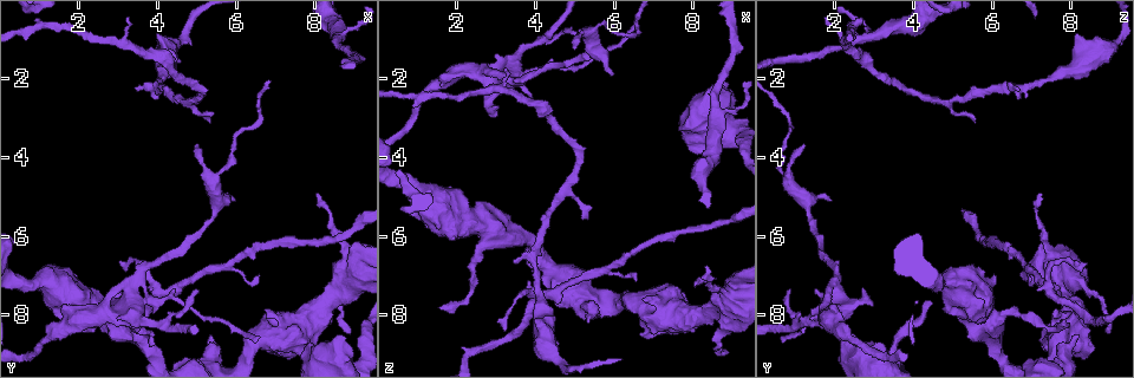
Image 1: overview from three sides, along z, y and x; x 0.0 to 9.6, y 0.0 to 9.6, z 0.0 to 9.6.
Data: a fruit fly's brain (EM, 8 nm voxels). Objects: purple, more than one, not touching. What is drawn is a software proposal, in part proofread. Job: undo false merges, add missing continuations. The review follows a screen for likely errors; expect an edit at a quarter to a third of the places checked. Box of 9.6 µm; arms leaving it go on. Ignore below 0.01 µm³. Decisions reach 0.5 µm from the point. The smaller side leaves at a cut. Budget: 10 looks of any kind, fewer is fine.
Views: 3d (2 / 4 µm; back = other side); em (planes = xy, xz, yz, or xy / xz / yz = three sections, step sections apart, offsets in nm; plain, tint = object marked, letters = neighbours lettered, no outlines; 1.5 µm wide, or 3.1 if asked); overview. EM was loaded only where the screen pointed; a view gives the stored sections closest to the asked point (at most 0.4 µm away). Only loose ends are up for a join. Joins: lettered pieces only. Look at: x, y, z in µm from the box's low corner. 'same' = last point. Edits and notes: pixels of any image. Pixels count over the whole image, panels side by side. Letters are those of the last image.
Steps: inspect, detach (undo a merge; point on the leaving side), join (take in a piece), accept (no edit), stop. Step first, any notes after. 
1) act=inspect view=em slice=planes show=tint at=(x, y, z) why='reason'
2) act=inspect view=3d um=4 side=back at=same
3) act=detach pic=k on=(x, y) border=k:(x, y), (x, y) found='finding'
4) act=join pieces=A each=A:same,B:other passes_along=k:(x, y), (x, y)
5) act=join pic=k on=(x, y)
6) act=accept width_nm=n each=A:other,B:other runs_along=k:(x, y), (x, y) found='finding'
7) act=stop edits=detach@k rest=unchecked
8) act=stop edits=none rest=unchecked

act=inspect view=em slice=yz step=4 show=letters at=(5.00, 3.75, 1.20) why='free end'

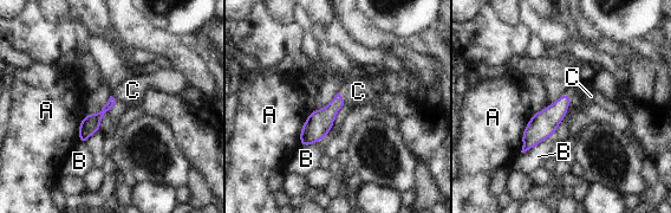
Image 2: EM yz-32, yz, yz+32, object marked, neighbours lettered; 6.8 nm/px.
act=join pieces=C each=A:other,B:other,C:same passes_along=2:(319, 122), (343, 97), (358, 91) found='the cell continues'

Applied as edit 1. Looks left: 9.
act=inspect view=3d um=2 at=(6.80, 7.80, 7.70) why='branch stops here'

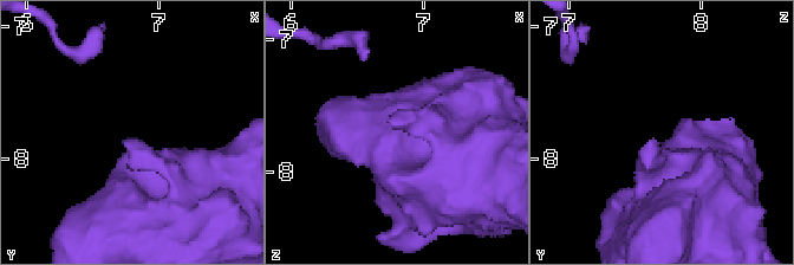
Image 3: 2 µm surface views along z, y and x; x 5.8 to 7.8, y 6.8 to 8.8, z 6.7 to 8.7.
act=inspect view=em slice=xz step=4 show=letters at=(6.80, 7.86, 7.66)

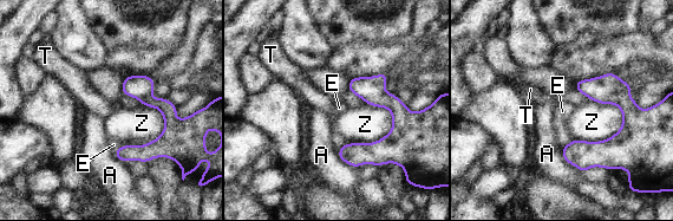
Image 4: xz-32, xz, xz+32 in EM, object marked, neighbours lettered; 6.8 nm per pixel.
act=accept each=A:other,E:other,T:other,Z:other border=4:(621, 109), (611, 136), (573, 138) found='no lettered piece goes on from it'

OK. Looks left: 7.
act=inspect view=3d um=2 at=(8.65, 7.50, 8.65) why='sudden change in width'

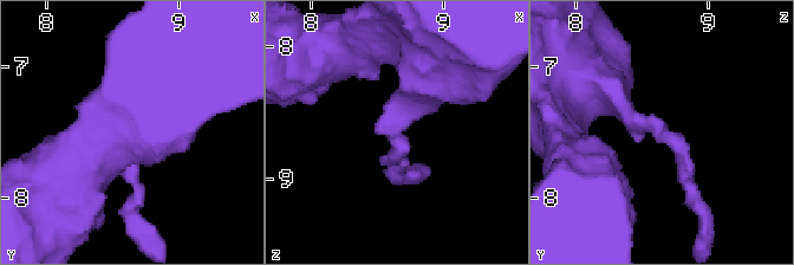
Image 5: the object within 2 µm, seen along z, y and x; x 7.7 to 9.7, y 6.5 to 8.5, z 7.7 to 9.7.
act=inspect view=em slice=planes show=tint at=(8.66, 7.46, 8.60) why='shape alone is not enough'

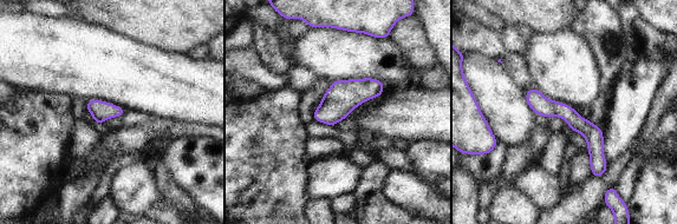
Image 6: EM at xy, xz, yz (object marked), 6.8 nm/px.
act=inspect view=em slice=planes show=letters at=same why='see the neighbours'

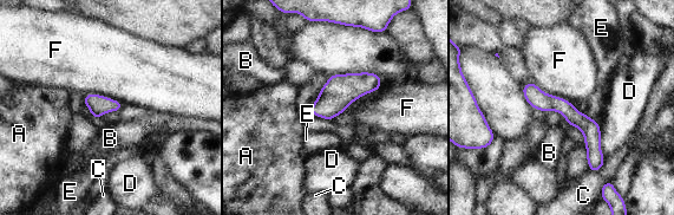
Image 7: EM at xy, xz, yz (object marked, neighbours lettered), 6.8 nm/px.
act=accept width_nm=130 each=A:other,B:other,C:other,D:other,E:other,F:other border=7:(532, 79), (543, 91), (573, 104) found='one cell here'

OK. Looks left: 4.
act=inspect view=em slice=planes show=letters at=(3.45, 2.25, 6.60) why='an open end'

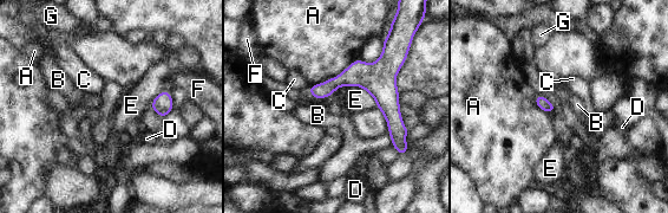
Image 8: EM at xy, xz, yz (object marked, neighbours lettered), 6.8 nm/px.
act=accept each=A:other,B:other,C:other,D:other,E:other,F:other,G:other runs_along=8:(382, 81), (341, 79), (312, 90) found='none of them fits'

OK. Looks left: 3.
act=stop edits=join@2 rest=unchecked

